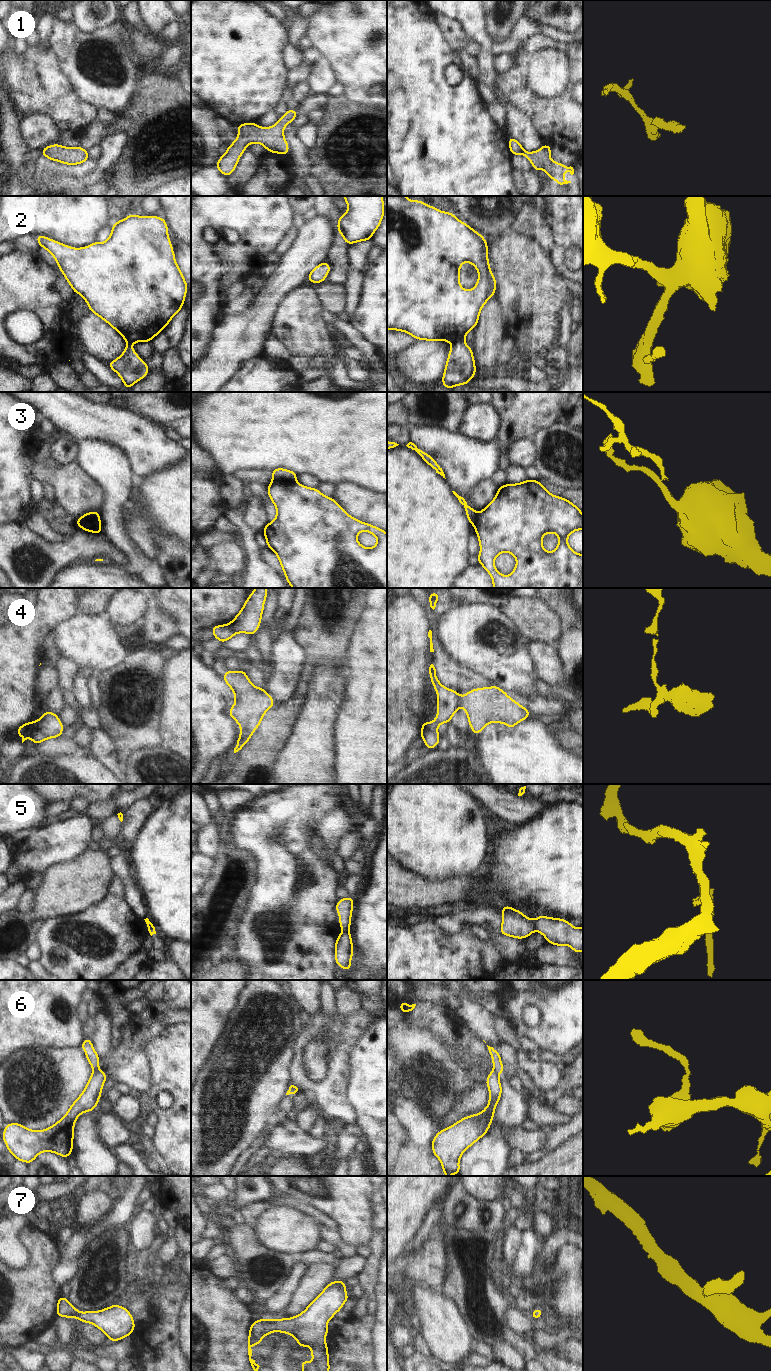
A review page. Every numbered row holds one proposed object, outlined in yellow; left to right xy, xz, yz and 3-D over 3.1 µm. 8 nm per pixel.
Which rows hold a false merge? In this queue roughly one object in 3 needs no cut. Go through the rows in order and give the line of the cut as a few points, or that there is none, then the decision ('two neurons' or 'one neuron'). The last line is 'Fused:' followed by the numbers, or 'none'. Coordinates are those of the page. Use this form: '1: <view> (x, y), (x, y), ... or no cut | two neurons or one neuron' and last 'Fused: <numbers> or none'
1: no cut | one neuron
2: yz (463, 339), (453, 345) | two neurons
3: xy (99, 518), (94, 523), (80, 523), (78, 521) | two neurons
4: yz (425, 722), (427, 730), (436, 731) | two neurons
5: yz (533, 921), (536, 928) | two neurons
6: xy (98, 1069), (93, 1072) | two neurons
7: no cut | one neuron
Fused: 2, 3, 4, 5, 6

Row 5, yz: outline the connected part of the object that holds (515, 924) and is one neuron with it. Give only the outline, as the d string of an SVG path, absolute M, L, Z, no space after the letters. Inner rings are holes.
M505 905L501 910L502 925L499 932L504 936L517 939L528 938L534 931L535 925L531 918L523 912Z

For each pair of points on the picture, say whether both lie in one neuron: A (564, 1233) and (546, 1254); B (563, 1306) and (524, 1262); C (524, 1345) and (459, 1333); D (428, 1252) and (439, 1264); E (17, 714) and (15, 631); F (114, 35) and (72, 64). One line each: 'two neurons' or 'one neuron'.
A: one neuron
B: two neurons
C: two neurons
D: one neuron
E: one neuron
F: one neuron

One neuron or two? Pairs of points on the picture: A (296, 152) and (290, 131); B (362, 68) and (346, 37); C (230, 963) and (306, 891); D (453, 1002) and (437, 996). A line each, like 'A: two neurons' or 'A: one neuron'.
A: one neuron
B: one neuron
C: two neurons
D: one neuron

